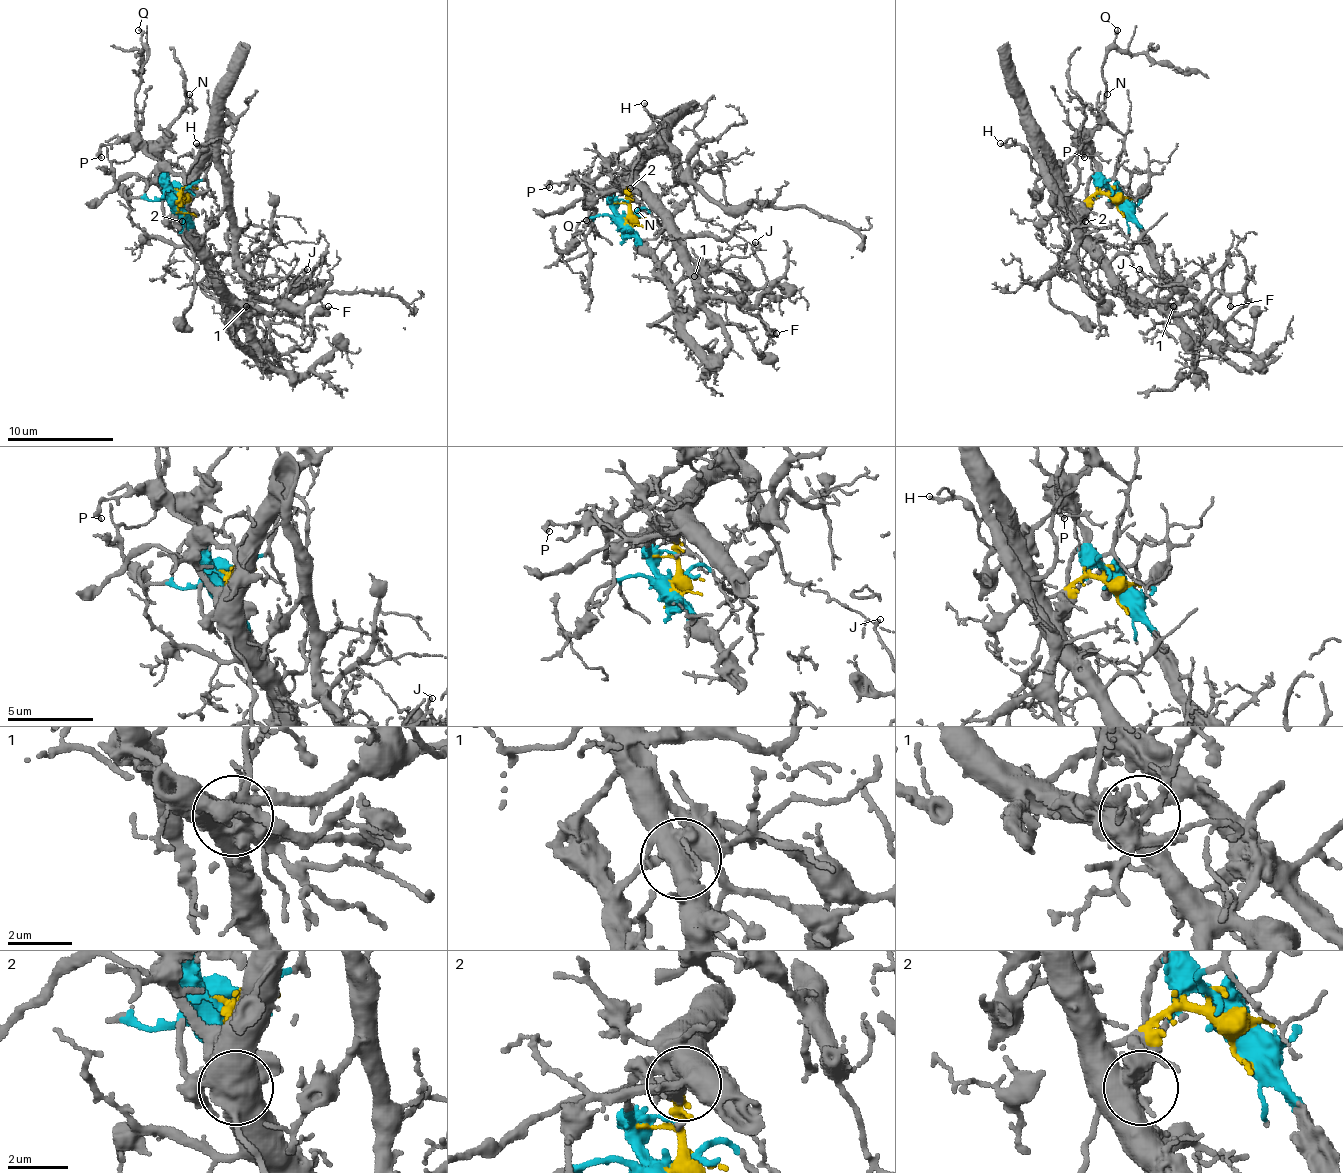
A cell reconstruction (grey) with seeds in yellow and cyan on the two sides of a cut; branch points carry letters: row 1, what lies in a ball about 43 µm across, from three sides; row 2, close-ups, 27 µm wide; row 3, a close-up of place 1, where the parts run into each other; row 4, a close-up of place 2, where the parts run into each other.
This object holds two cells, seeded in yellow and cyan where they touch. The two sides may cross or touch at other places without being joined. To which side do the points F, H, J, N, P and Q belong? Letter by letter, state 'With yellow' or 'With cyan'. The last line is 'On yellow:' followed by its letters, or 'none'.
F: With cyan
H: With cyan
J: With yellow
N: With cyan
P: With cyan
Q: With cyan
On yellow: J

